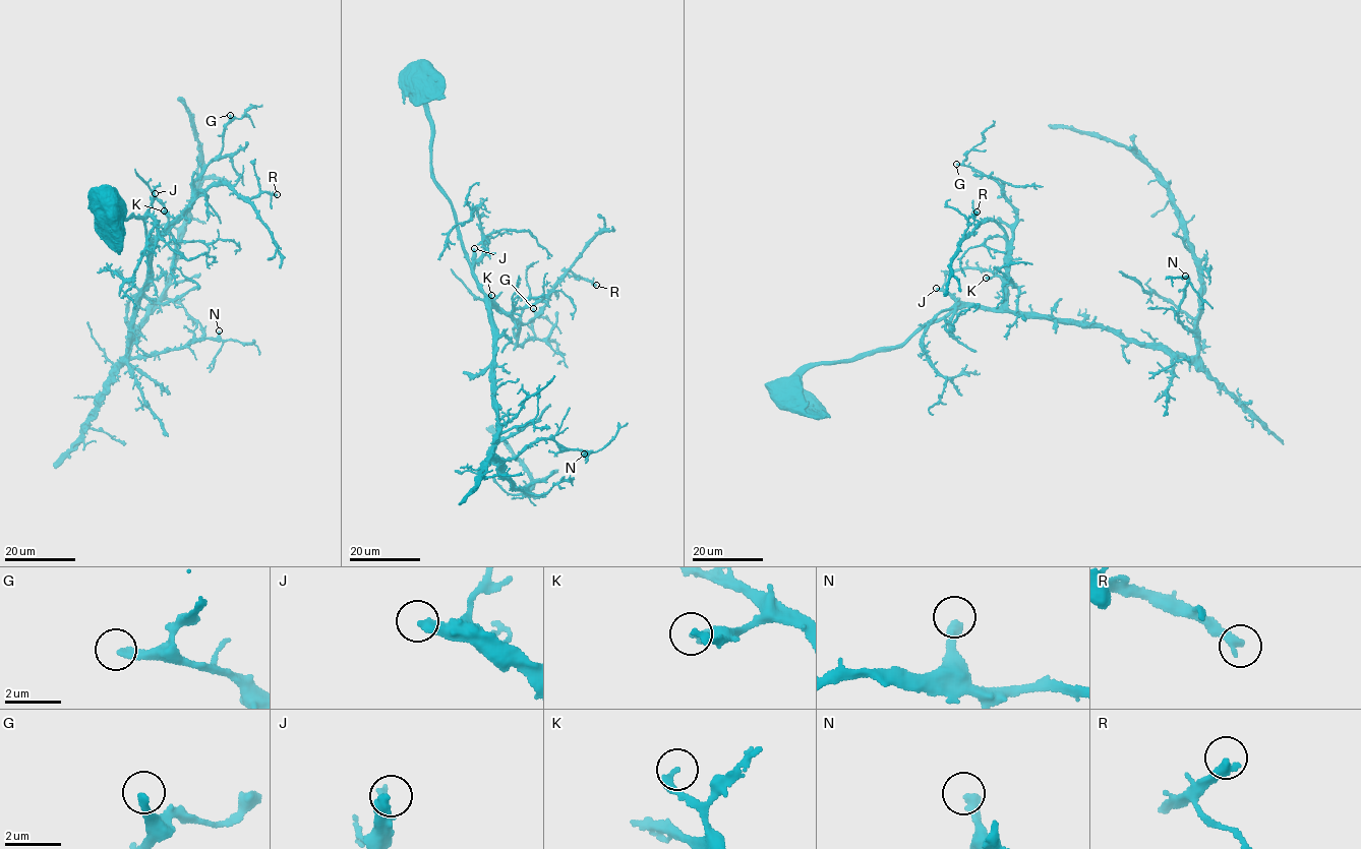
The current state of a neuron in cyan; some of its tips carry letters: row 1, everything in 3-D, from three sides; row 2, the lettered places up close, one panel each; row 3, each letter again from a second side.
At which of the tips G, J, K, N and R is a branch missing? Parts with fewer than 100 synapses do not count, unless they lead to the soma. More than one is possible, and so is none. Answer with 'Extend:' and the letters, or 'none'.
Extend: J

